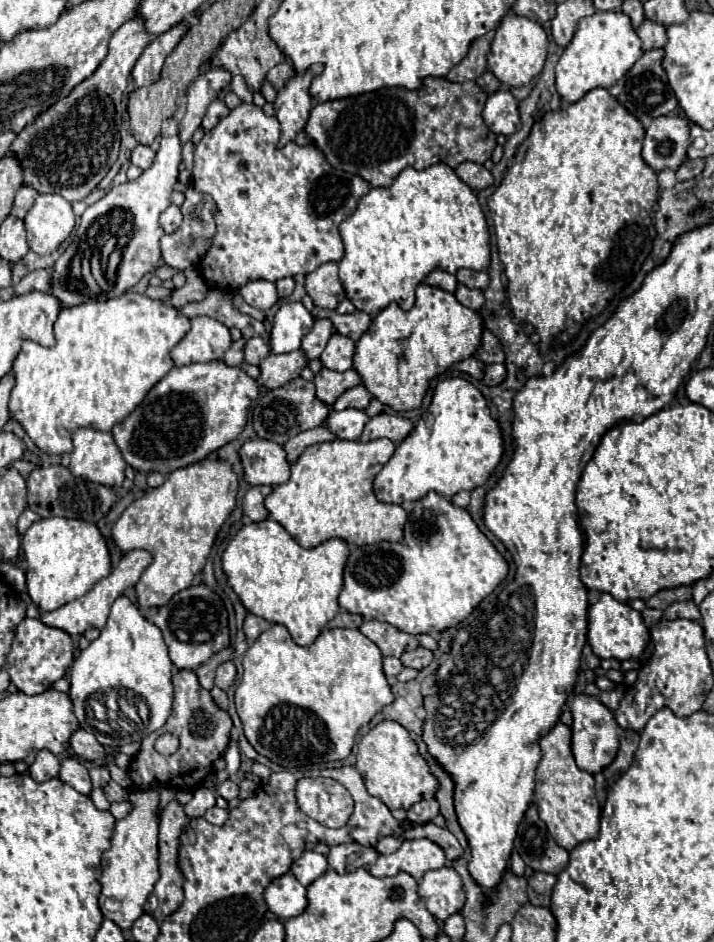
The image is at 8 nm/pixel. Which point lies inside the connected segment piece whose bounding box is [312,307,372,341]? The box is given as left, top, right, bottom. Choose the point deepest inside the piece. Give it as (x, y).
(354, 325)

